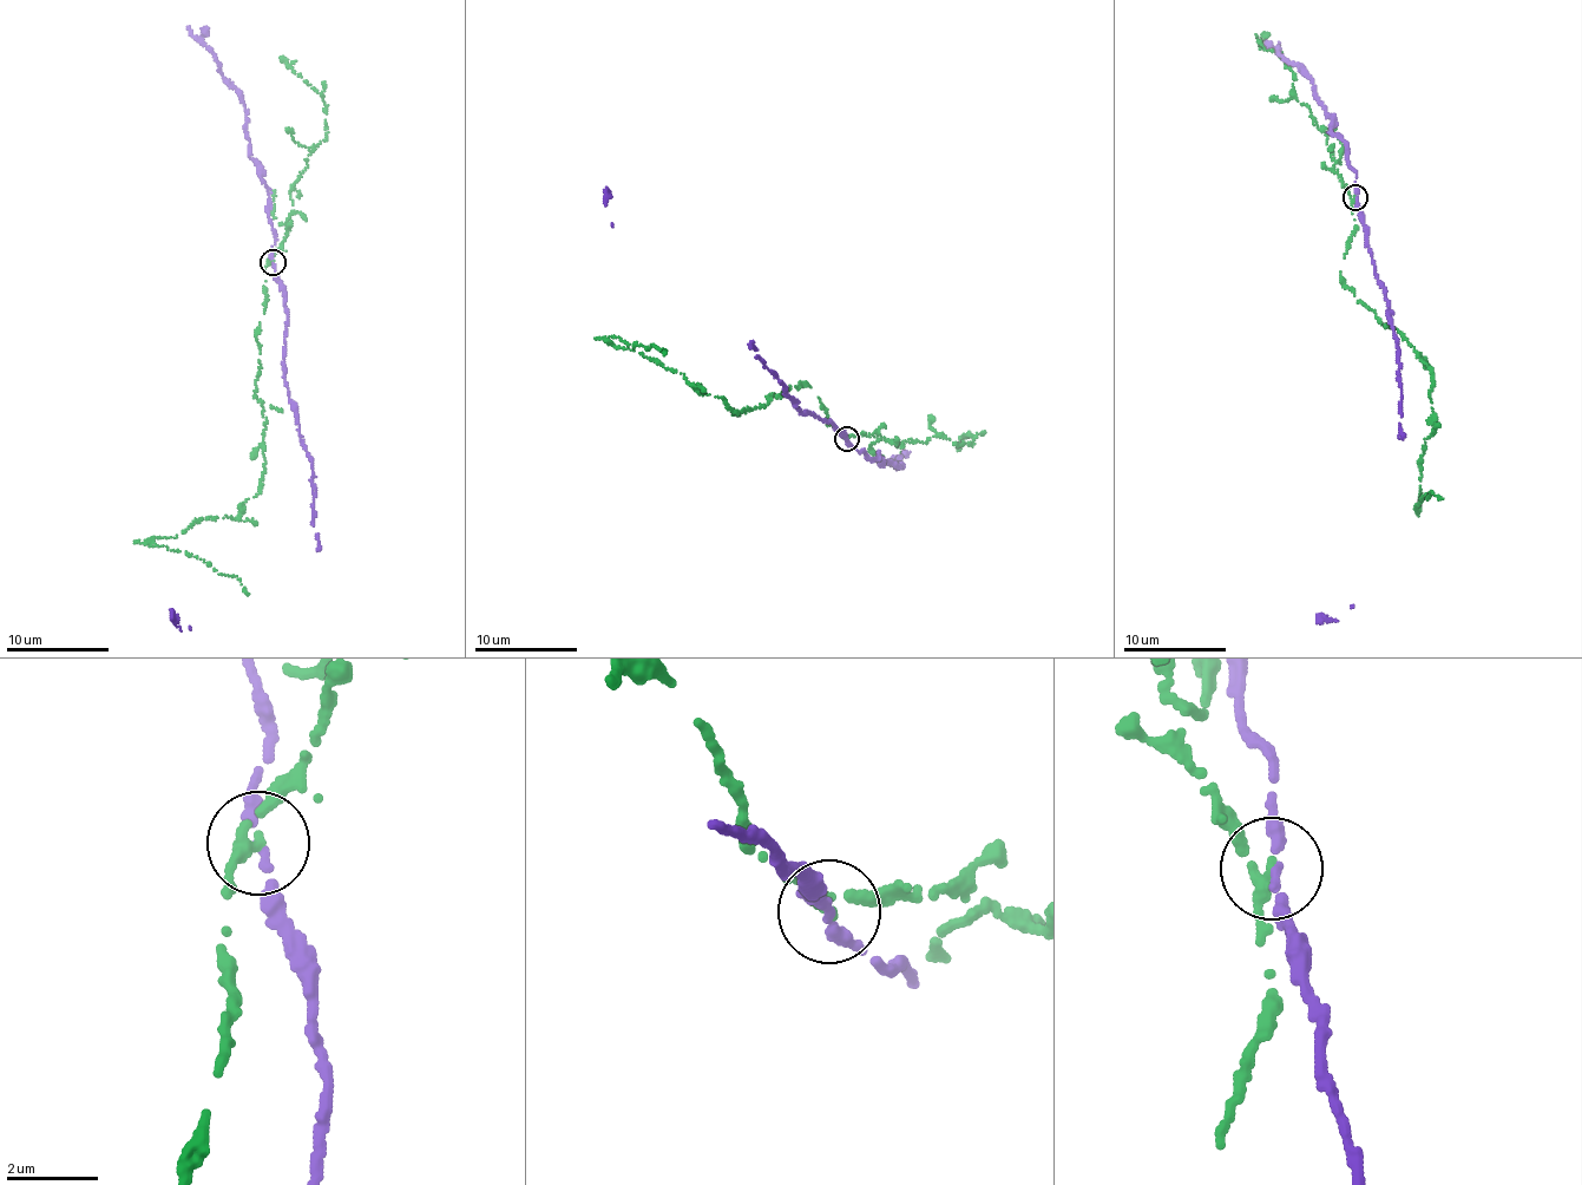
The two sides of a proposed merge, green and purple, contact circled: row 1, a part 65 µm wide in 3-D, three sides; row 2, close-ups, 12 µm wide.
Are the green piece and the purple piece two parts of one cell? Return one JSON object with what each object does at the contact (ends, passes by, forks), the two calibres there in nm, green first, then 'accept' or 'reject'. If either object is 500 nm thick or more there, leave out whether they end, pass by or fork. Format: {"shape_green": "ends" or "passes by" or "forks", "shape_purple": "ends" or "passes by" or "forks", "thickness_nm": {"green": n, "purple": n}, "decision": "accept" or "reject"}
{"shape_green": "passes by", "shape_purple": "passes by", "thickness_nm": {"green": 240, "purple": 180}, "decision": "reject"}

